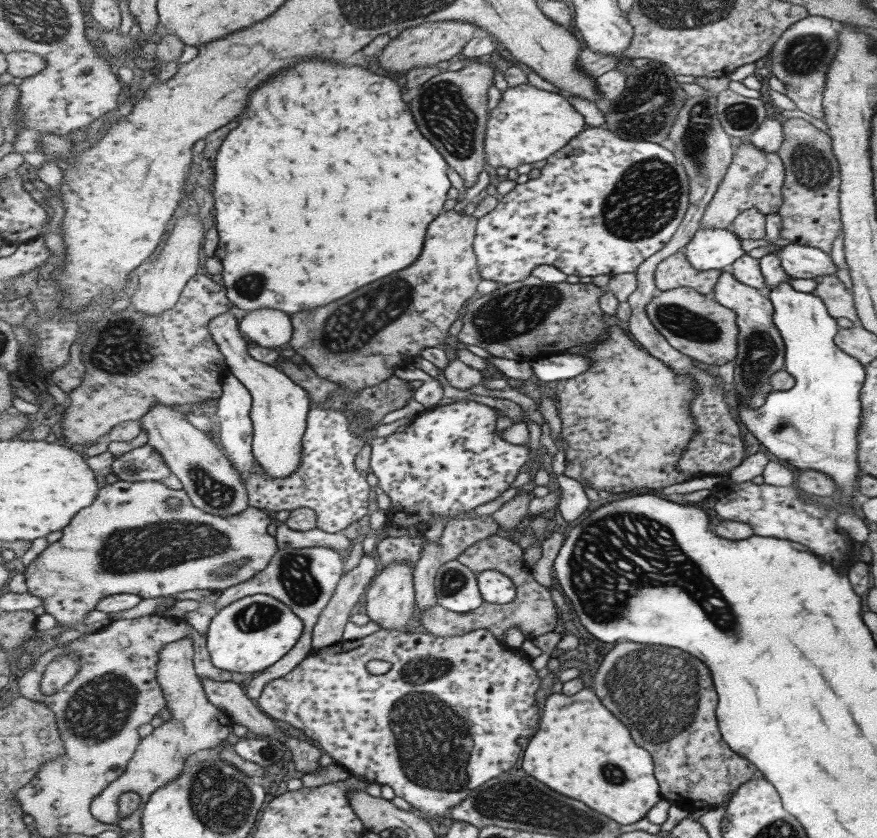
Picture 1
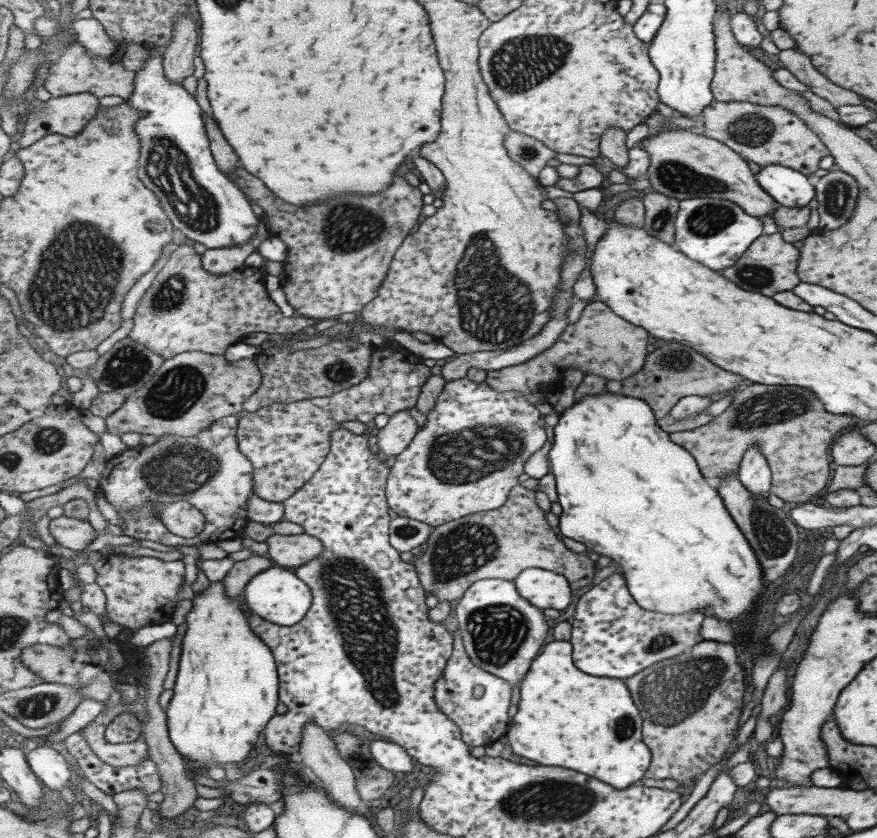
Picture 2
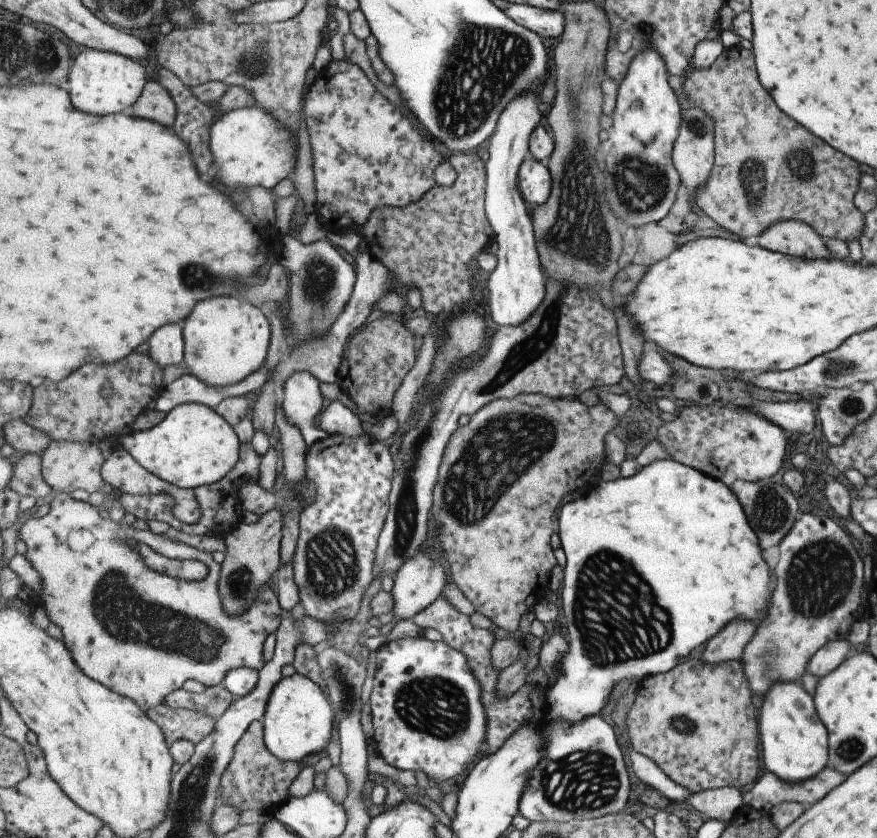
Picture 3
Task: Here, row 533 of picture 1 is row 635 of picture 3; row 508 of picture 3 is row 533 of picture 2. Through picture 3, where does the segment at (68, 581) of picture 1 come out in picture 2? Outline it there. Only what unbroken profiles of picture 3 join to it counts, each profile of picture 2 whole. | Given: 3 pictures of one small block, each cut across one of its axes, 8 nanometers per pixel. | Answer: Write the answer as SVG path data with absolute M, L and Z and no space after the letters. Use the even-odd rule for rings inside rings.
M67 516L51 520L49 532L57 544L63 544L75 552L87 550L87 546L99 536L87 520L77 520L77 518L67 518Z

